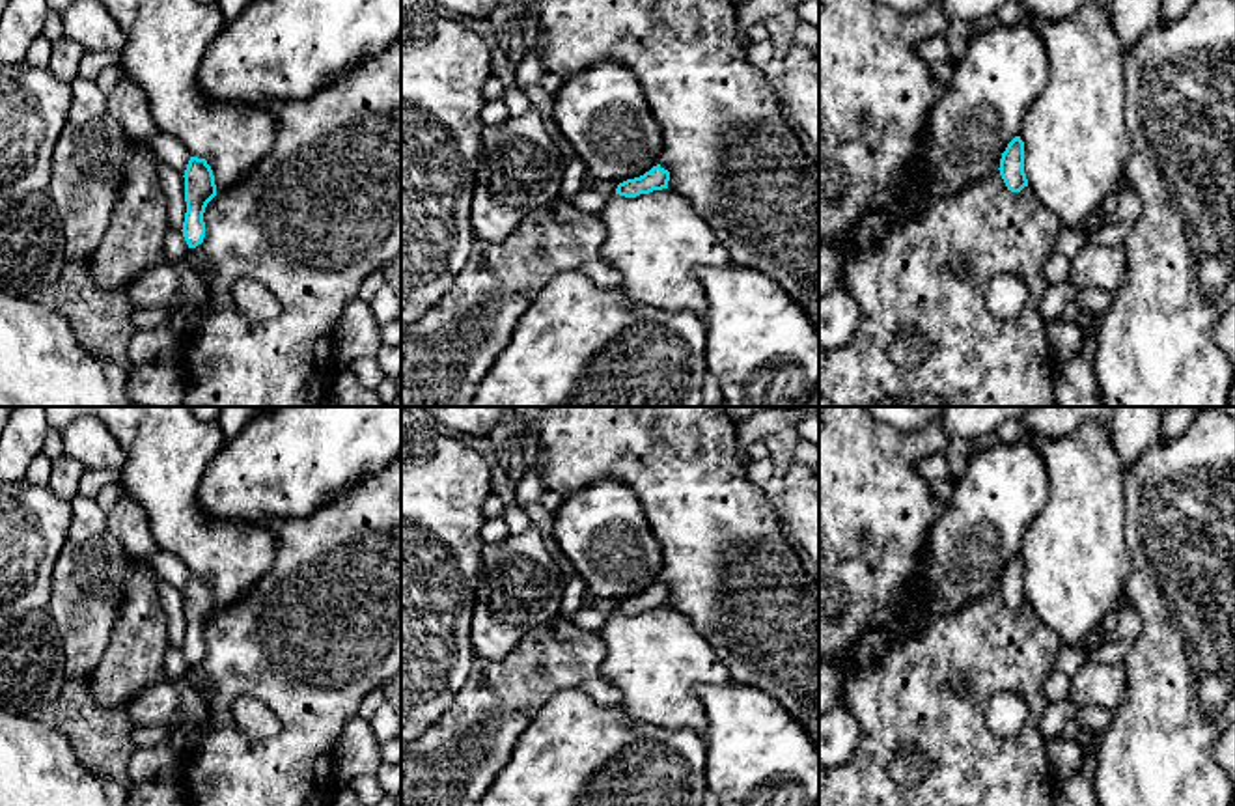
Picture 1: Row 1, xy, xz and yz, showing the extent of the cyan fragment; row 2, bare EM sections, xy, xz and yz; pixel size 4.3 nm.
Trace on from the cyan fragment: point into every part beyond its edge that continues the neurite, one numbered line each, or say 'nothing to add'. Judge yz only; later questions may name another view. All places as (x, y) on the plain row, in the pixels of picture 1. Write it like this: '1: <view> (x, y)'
1: yz (1077, 562)

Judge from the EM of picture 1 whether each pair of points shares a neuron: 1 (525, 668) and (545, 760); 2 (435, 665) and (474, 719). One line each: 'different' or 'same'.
1: different
2: different

